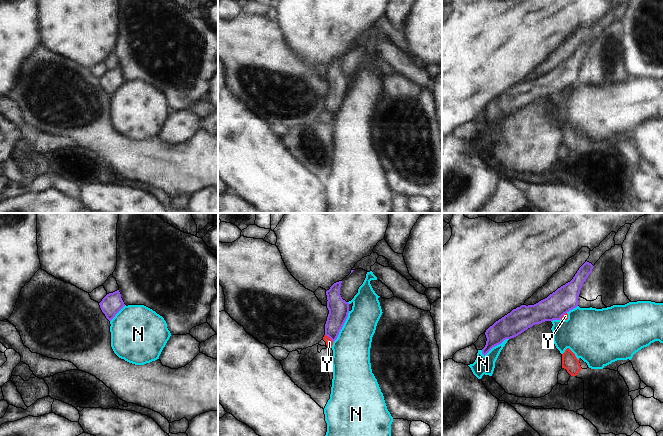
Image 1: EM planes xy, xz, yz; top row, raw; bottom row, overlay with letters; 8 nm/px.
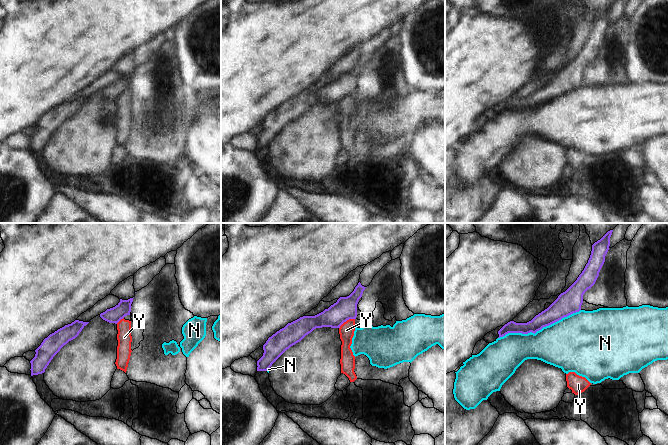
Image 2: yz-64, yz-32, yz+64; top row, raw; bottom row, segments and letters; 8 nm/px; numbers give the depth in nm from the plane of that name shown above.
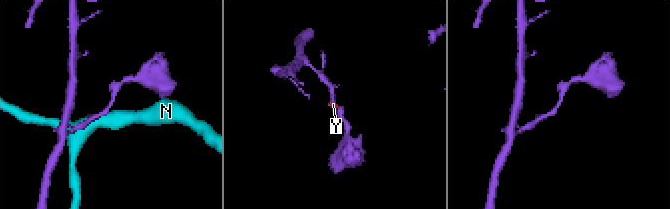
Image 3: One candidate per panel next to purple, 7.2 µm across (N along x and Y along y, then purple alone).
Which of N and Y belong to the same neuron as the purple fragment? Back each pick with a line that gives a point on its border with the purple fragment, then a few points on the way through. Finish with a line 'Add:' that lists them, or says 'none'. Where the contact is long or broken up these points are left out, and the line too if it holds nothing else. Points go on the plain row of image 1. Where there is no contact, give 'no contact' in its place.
Add: none

